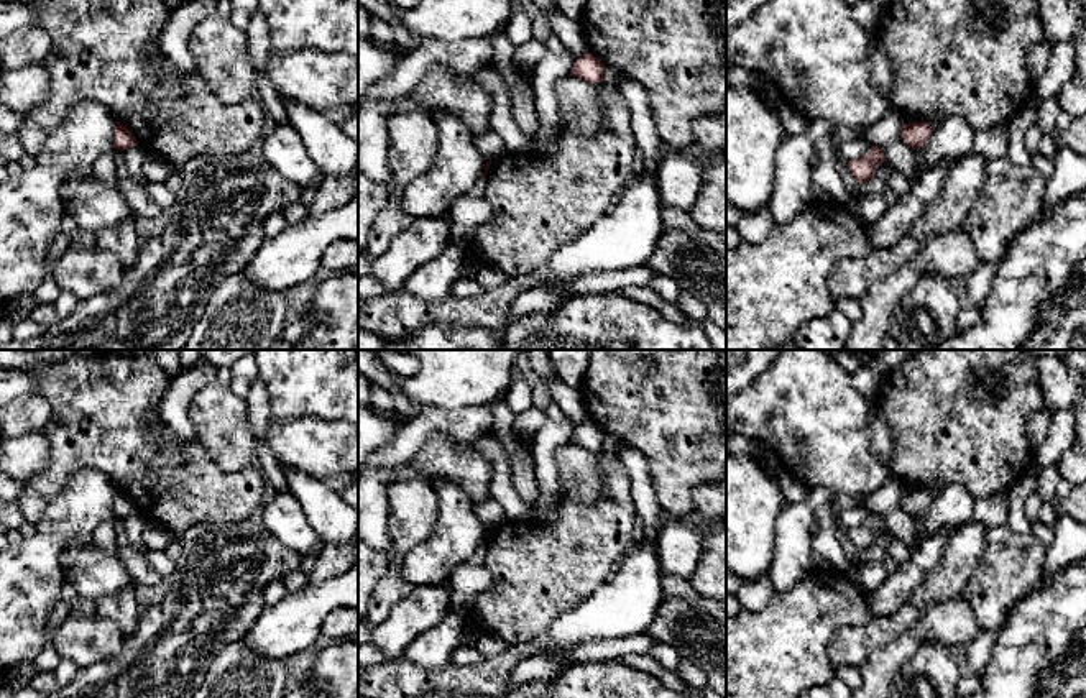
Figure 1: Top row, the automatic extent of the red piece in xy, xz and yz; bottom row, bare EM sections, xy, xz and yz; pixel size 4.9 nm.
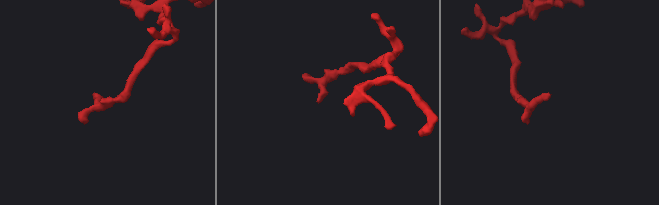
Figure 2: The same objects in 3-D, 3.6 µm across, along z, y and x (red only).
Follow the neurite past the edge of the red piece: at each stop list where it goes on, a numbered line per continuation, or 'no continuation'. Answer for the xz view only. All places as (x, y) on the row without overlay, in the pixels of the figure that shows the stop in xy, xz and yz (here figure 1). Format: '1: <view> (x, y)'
1: xz (477, 557)

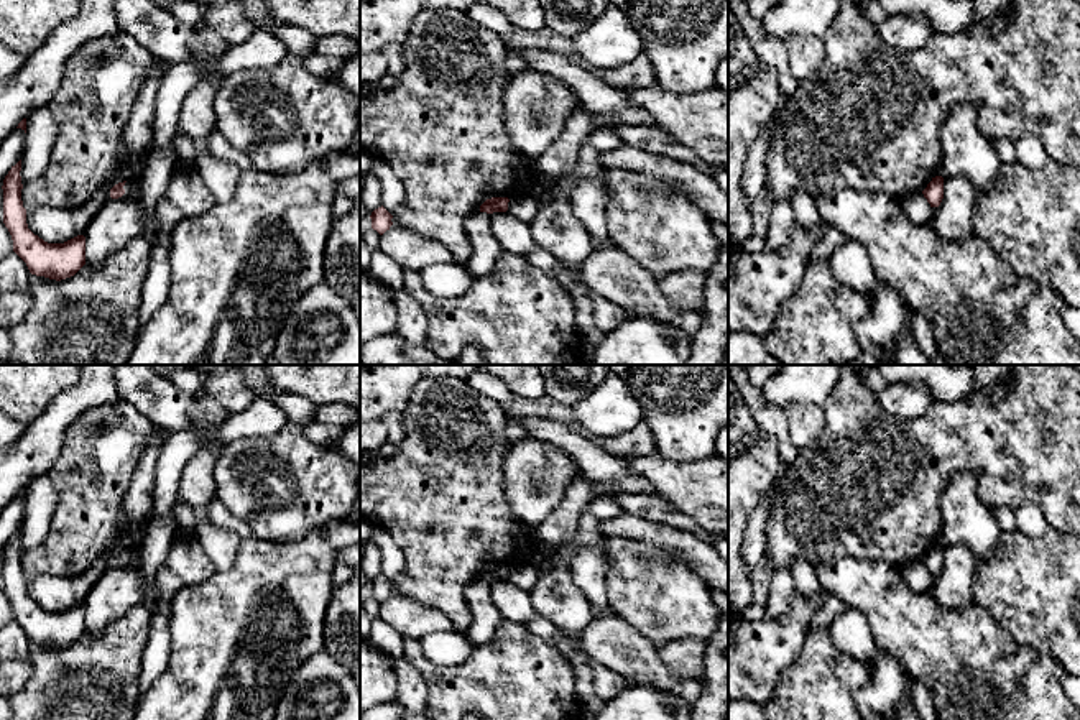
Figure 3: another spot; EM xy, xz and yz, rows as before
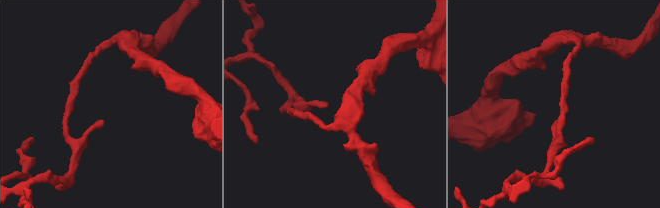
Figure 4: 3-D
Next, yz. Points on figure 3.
no continuation

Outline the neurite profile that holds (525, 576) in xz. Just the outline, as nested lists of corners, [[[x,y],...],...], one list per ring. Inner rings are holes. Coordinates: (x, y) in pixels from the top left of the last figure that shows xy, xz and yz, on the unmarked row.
[[[515,564],[510,567],[506,580],[529,592],[536,585],[538,577],[539,572],[534,564]]]

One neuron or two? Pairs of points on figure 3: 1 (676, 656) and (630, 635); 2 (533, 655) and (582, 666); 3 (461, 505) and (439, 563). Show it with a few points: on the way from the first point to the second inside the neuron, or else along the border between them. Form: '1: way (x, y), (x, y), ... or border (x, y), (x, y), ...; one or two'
1: border (660, 661), (671, 673), (694, 679); two
2: border (554, 646), (571, 664), (574, 696), (579, 701); two
3: way (451, 520), (446, 548); one

